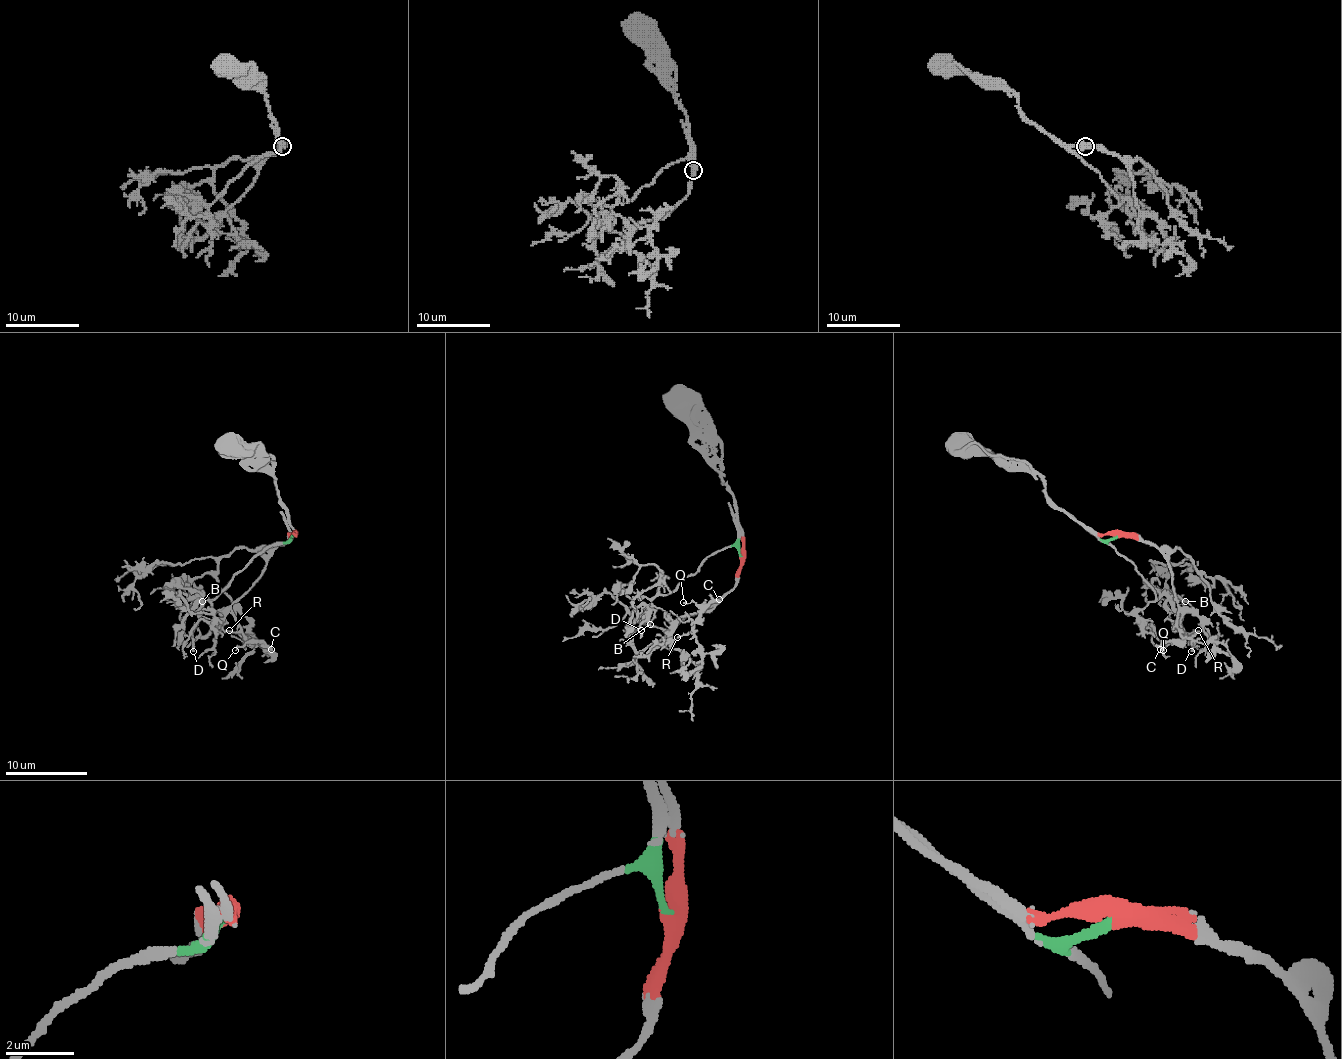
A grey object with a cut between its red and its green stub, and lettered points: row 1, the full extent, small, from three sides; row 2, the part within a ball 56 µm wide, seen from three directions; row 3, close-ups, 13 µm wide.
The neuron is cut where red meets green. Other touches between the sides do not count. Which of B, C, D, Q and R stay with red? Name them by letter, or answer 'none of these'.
C, Q, R

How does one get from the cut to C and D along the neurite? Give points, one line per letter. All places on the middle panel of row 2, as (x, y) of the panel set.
C: (742, 558), (738, 582), (709, 611), (678, 617), (695, 621), (719, 598)
D: (742, 558), (734, 545), (717, 549), (693, 574), (652, 601), (648, 617), (639, 625), (639, 631), (642, 629)

